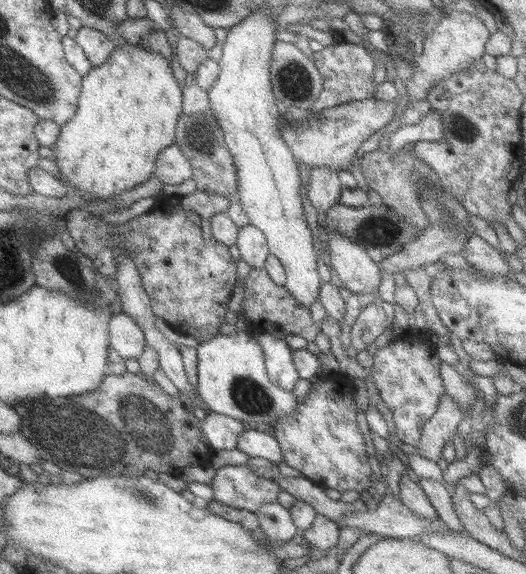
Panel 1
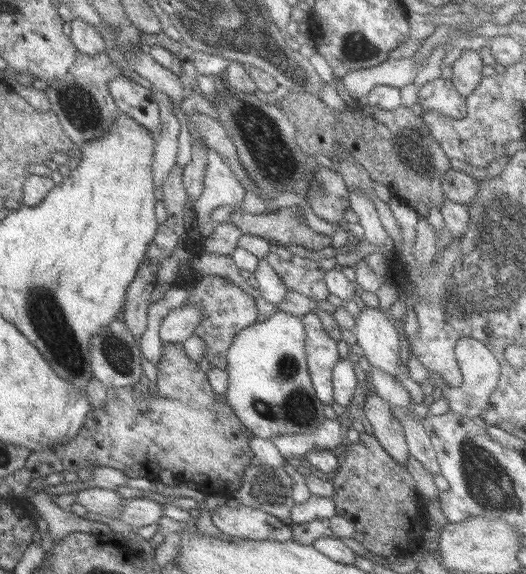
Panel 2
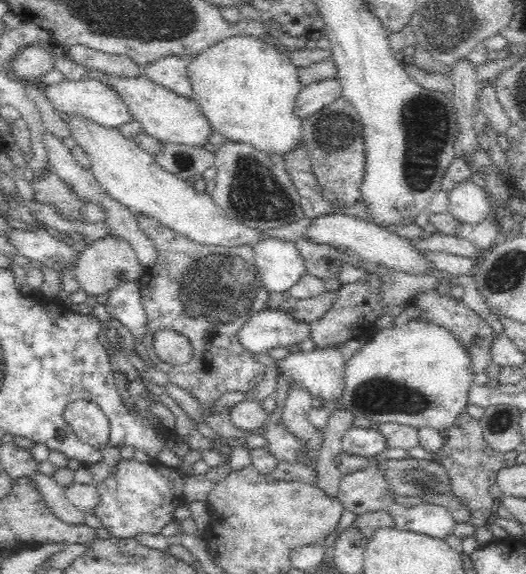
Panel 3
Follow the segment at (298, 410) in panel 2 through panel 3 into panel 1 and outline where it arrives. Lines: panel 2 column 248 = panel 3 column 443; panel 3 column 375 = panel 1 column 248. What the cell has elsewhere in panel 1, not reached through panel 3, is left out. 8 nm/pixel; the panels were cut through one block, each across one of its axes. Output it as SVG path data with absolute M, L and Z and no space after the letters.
M254 331L218 334L200 343L197 346L196 384L198 395L211 412L242 421L252 430L271 435L278 417L292 414L298 405L298 398L292 391L282 390L268 380L264 352Z

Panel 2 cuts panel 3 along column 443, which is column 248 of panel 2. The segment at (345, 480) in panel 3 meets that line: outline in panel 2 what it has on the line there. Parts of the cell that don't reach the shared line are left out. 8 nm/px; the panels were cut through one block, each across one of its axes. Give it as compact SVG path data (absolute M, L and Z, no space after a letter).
M227 502L216 508L211 515L212 523L220 534L258 542L287 542L293 538L293 531L284 522L262 510L248 506L233 507Z

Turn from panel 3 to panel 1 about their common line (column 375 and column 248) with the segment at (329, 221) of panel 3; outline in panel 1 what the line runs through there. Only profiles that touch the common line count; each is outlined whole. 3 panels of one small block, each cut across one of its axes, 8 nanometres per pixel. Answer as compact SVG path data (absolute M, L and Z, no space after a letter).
M250 223L239 228L236 248L240 251L241 259L251 268L264 268L270 255L264 233Z

